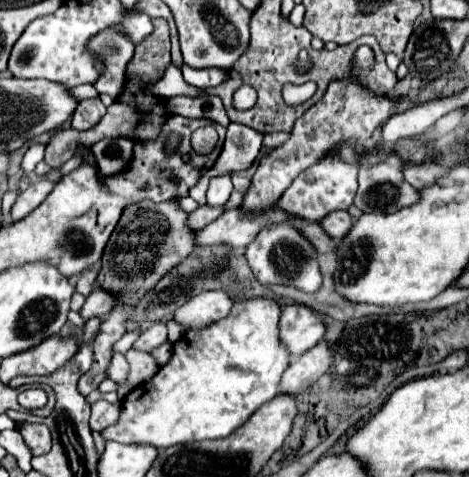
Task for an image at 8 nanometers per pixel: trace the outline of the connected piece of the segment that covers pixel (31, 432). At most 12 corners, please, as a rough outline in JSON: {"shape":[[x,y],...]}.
{"shape":[[23,422],[19,432],[33,456],[49,452],[45,424]]}

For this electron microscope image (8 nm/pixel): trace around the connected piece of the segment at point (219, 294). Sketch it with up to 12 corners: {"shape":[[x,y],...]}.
{"shape":[[223,290],[193,296],[173,320],[201,330],[225,318],[231,298]]}

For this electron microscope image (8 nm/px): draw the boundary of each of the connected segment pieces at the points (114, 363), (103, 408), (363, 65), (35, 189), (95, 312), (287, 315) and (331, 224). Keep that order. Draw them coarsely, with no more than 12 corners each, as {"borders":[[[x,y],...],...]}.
{"borders":[[[113,354],[107,378],[119,384],[117,394],[123,398],[129,392],[125,386],[129,370],[123,354]],[[99,400],[91,406],[91,430],[117,422],[121,404]],[[361,46],[353,56],[353,66],[373,68],[373,50]],[[39,180],[21,190],[11,208],[11,220],[33,212],[53,190],[53,182]],[[95,286],[87,296],[83,310],[85,320],[105,316],[119,298],[109,290]],[[287,306],[279,342],[291,358],[313,348],[325,332],[319,314]],[[349,212],[329,214],[321,226],[337,240],[353,226]]]}

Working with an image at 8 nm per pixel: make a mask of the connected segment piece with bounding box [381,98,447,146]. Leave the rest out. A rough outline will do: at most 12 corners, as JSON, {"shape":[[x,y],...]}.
{"shape":[[445,98],[409,108],[383,124],[381,138],[421,136],[447,110]]}

